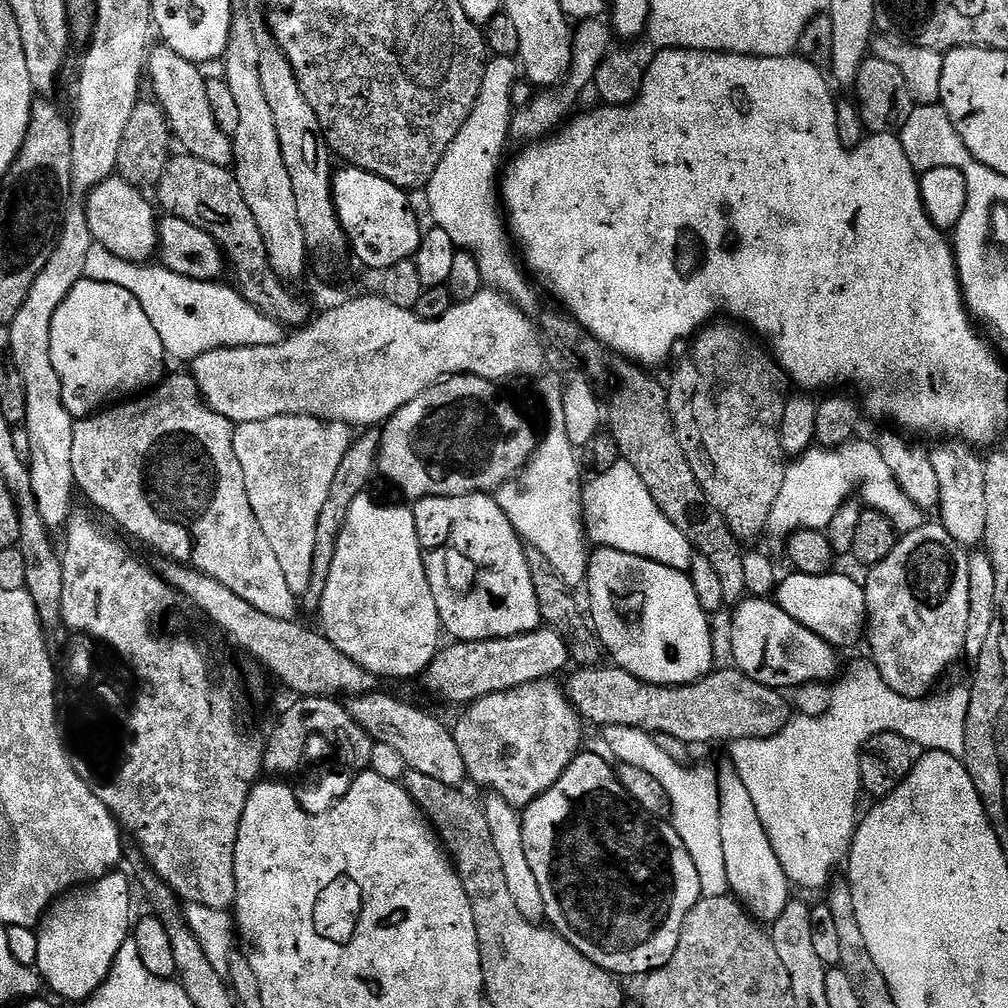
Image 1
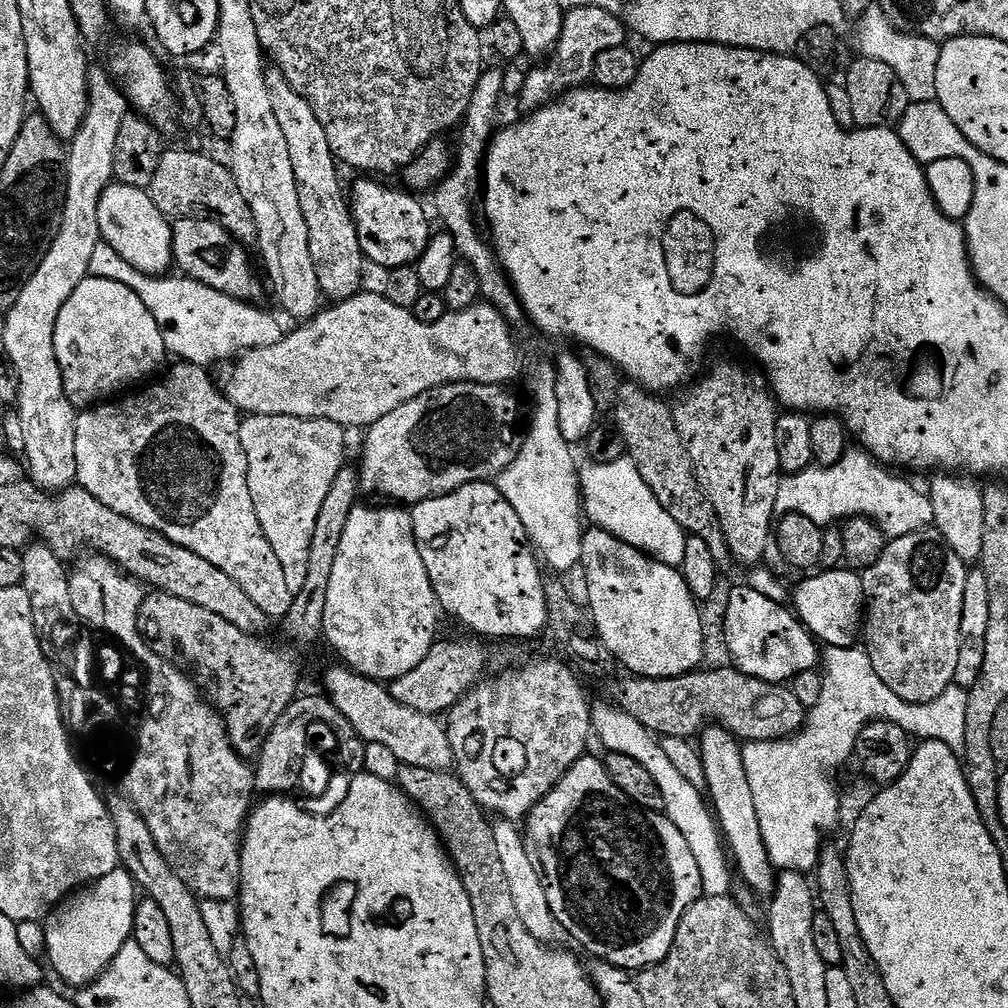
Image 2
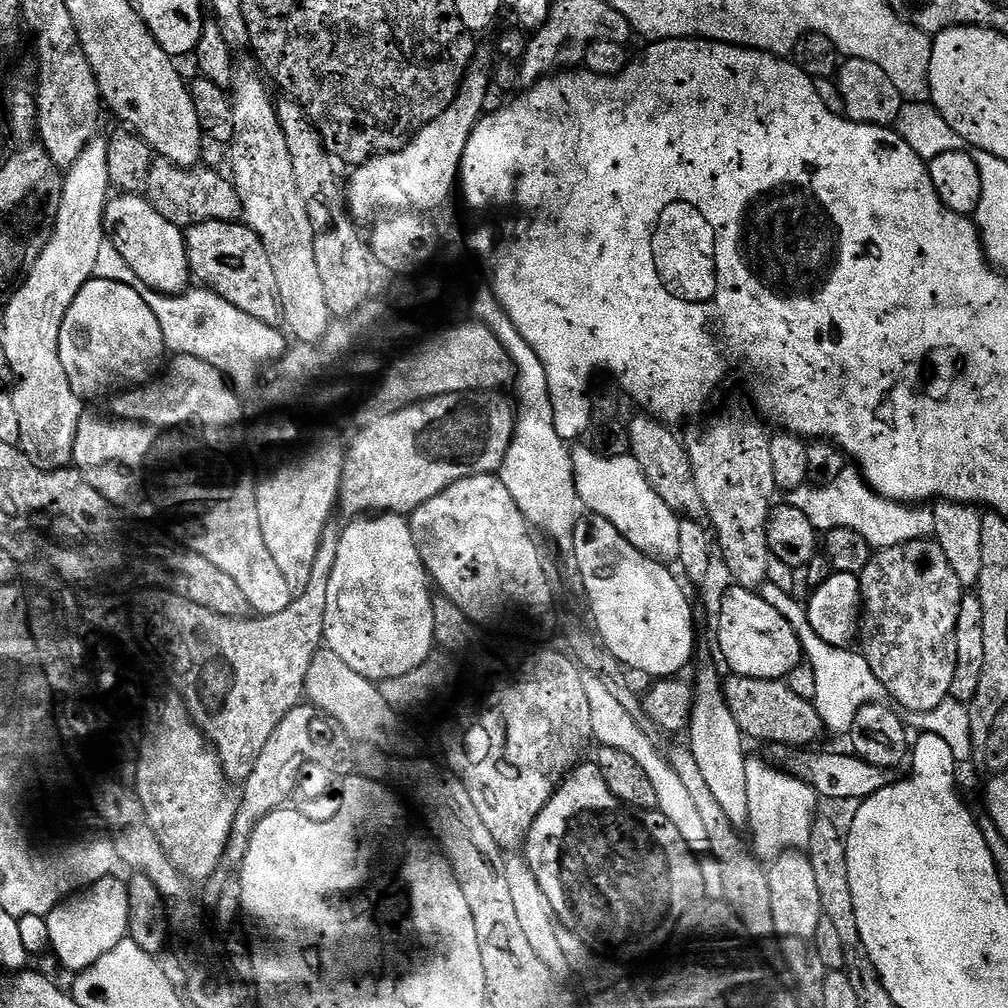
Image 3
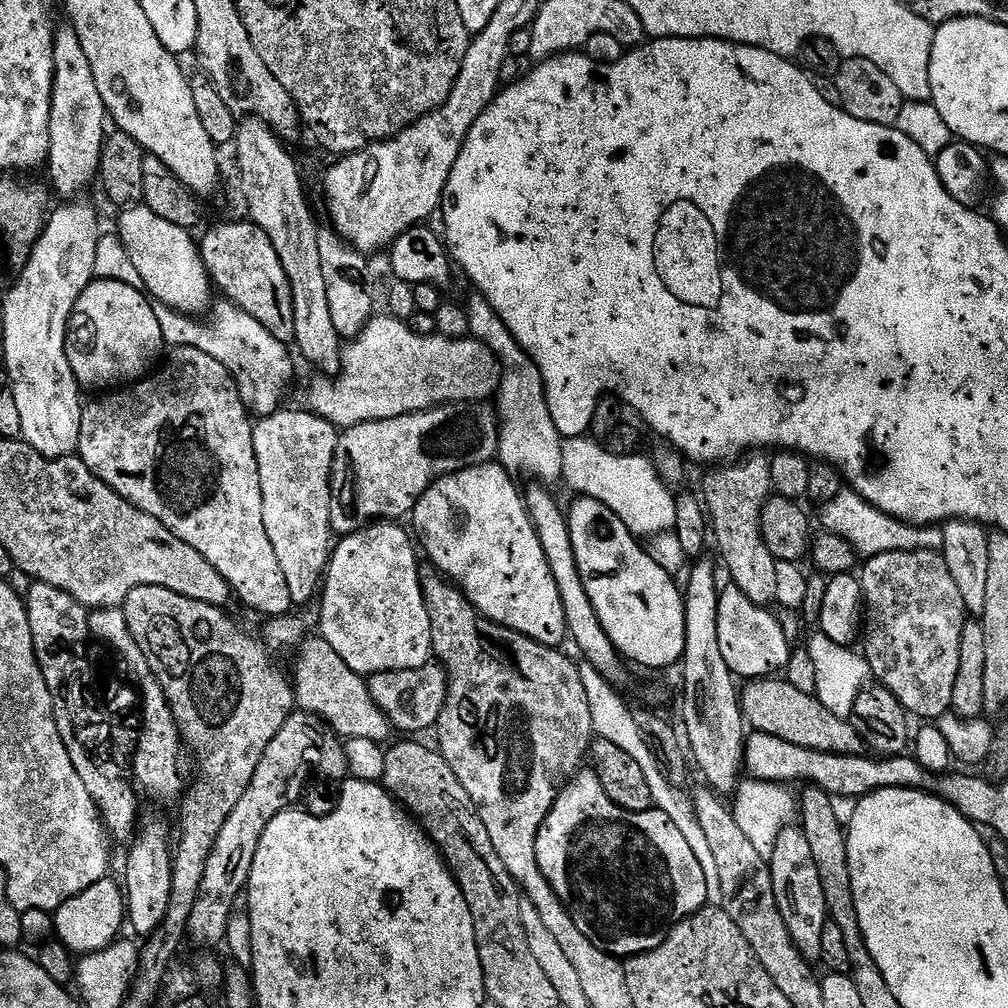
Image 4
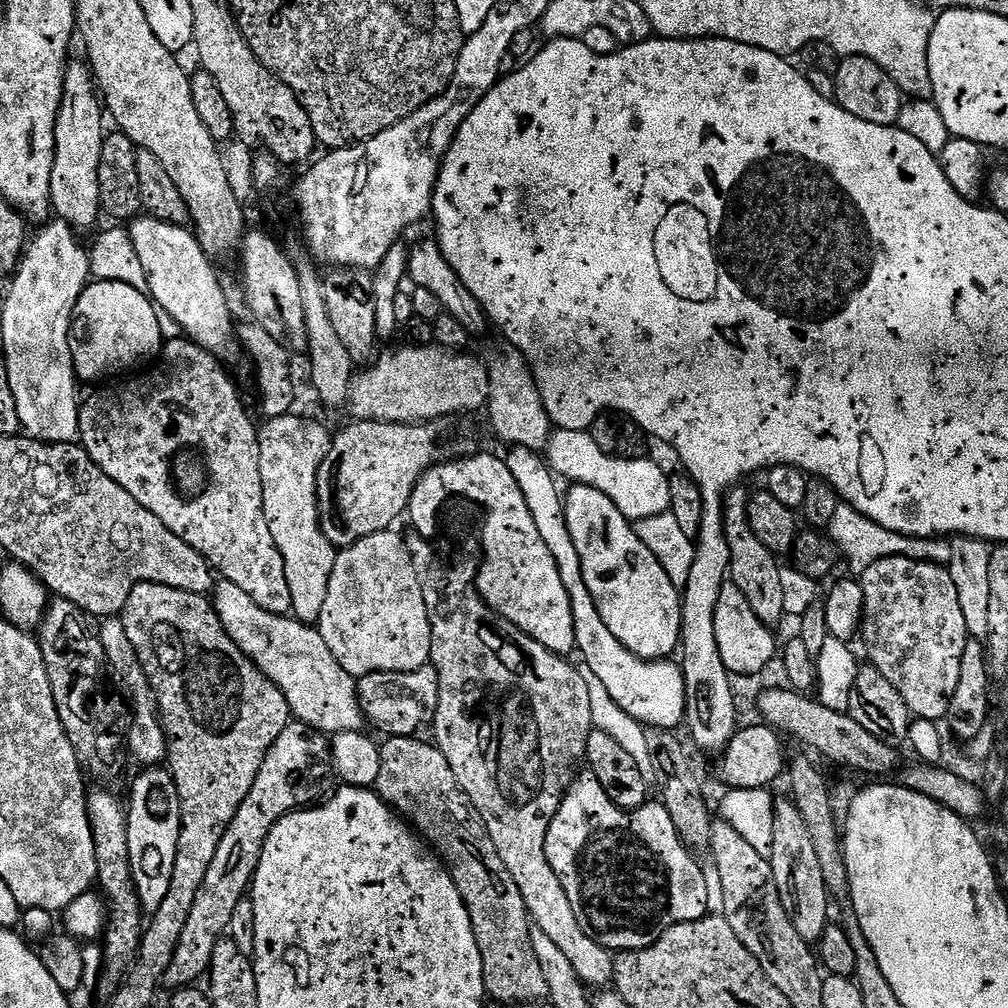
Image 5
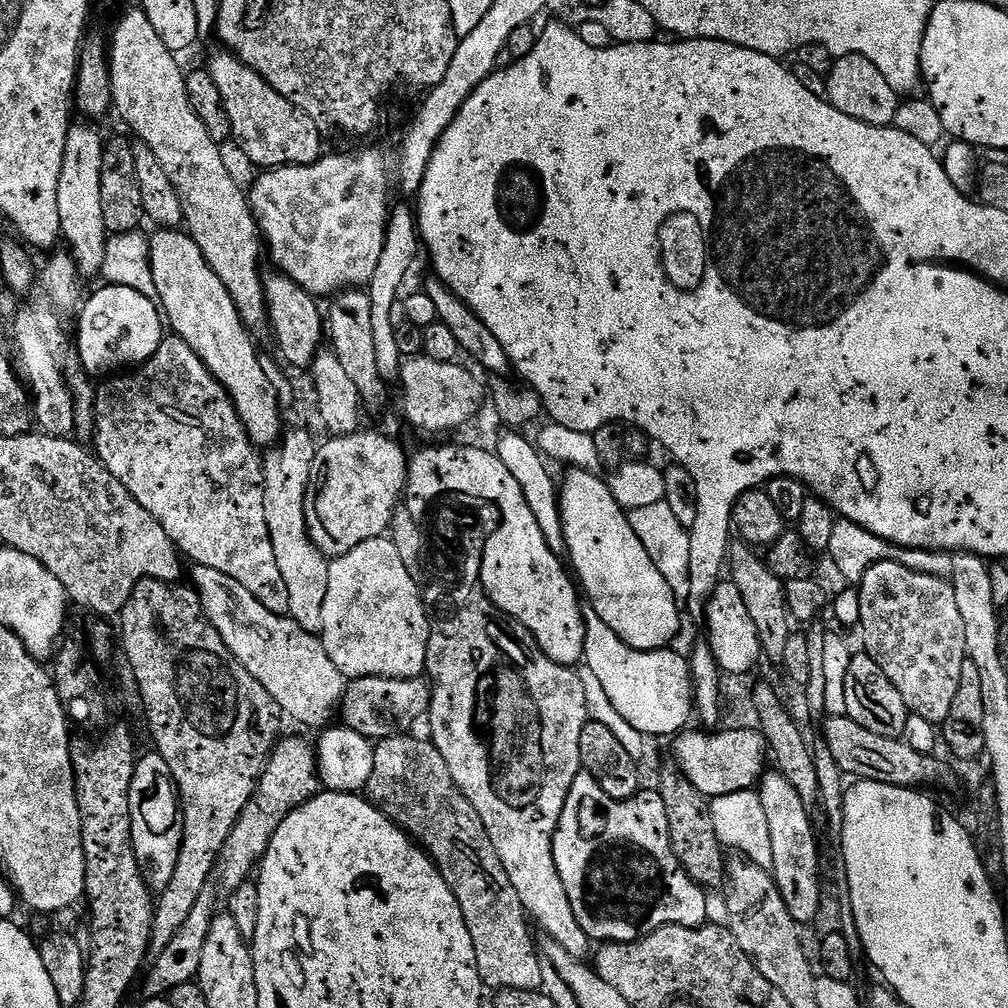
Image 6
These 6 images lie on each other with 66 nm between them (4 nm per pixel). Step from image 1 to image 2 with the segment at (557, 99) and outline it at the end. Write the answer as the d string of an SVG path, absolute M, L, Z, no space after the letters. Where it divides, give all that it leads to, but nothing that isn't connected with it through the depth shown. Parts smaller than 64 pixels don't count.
M569 8L564 13L562 22L562 34L558 38L554 51L545 68L536 68L524 80L520 88L521 113L531 114L544 108L553 100L571 92L573 88L581 87L580 72L591 73L594 66L594 58L602 54L602 50L614 50L625 47L624 32L626 25L615 11L606 8Z

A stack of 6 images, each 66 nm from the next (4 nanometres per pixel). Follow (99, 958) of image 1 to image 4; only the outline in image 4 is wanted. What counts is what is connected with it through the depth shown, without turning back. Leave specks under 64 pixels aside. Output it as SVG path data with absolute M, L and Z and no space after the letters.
M112 878L94 882L82 894L74 894L54 913L54 936L72 954L87 954L110 947L126 924L126 901L119 883Z

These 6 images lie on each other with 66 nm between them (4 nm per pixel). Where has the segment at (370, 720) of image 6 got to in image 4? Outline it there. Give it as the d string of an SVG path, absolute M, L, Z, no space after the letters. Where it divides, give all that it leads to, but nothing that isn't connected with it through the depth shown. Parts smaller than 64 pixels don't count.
M429 662L414 670L379 672L367 677L367 684L373 703L397 733L416 734L412 732L435 729L448 697L448 673L439 662Z

